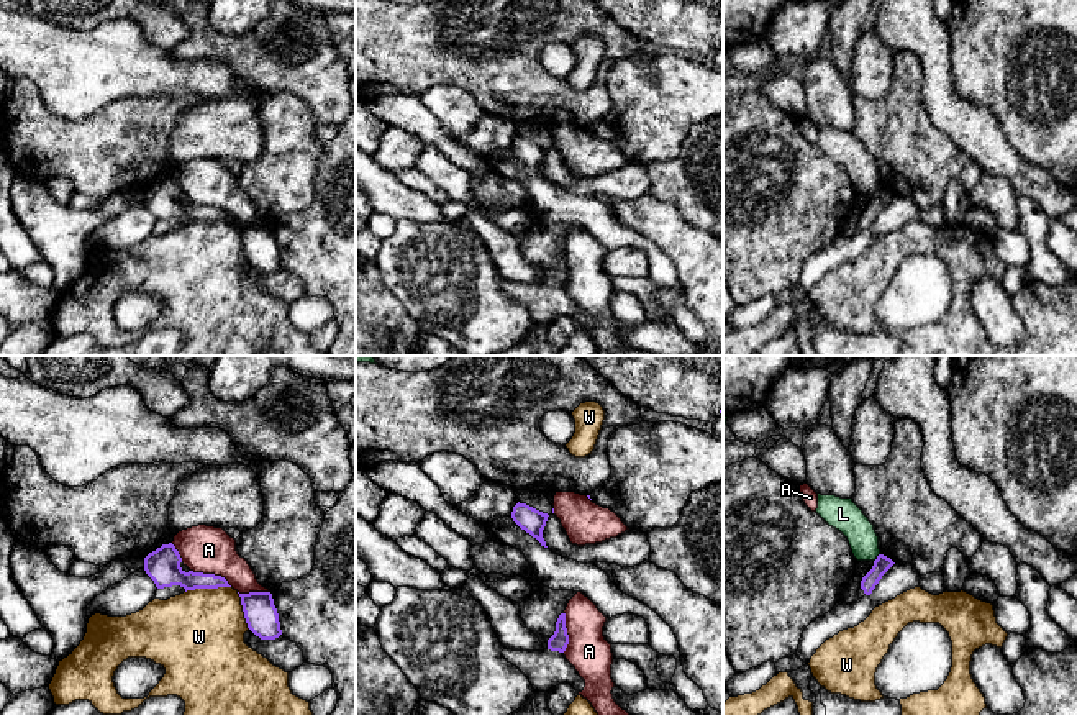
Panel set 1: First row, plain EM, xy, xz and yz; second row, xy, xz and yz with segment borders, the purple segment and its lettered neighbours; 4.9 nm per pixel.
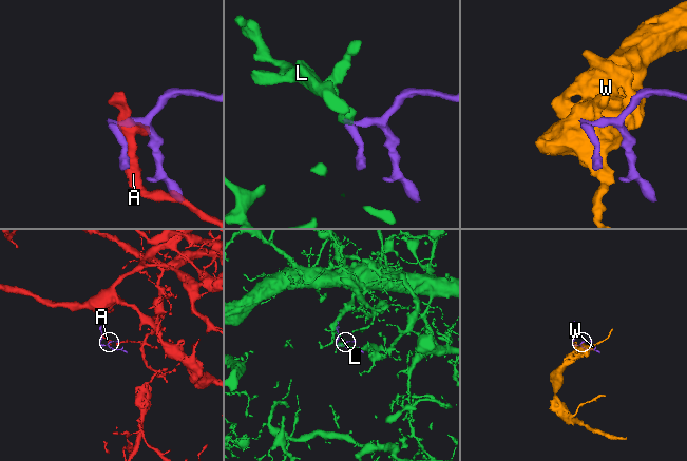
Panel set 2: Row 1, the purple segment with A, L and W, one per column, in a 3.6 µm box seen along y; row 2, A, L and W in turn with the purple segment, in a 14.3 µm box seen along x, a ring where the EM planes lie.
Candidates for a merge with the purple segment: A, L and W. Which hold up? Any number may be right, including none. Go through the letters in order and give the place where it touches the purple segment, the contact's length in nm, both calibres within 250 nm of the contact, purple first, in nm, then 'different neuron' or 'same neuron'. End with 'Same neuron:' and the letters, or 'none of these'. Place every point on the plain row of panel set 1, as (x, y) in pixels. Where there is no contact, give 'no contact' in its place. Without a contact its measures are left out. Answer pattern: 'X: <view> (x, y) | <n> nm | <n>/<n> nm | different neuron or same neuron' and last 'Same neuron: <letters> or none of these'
A: xy (212, 207) | 220 nm | 170/240 nm | different neuron
L: yz (877, 191) | 50 nm | 80/150 nm | different neuron
W: xy (207, 220) | 220 nm | 170/440 nm | different neuron
Same neuron: none of these

